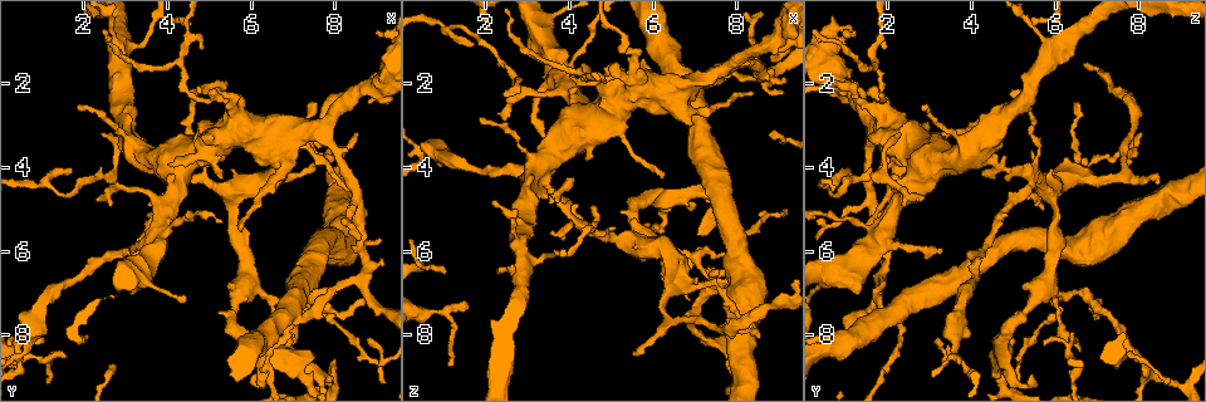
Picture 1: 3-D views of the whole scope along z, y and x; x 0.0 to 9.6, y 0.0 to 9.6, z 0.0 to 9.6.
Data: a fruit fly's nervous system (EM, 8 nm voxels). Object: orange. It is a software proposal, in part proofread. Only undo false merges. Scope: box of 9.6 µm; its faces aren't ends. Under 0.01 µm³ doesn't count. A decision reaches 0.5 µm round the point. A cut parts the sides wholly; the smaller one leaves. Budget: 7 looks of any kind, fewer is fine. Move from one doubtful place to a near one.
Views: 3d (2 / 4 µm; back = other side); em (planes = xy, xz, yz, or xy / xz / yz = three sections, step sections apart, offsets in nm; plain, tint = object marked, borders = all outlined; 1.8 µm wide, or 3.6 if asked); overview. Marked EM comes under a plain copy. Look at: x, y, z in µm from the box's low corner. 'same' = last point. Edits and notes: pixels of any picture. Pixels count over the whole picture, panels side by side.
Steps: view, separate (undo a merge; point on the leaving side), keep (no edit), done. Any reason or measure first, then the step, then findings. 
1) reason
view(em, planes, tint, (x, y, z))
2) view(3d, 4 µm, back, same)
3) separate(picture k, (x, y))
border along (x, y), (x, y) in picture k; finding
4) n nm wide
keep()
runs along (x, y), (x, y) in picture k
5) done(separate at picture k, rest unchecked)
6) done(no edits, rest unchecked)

small branch off a trunk
view(em, planes, tint, (2.80, 1.20, 5.90))

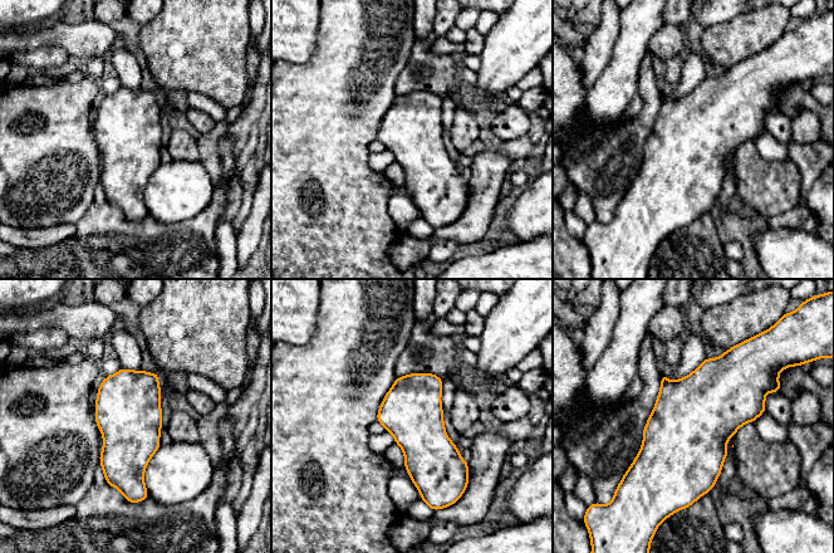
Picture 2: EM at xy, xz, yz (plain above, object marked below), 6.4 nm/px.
keep()
all the same neuron

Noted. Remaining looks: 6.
arms part here
view(em, planes, tint, (4.30, 4.15, 5.45))

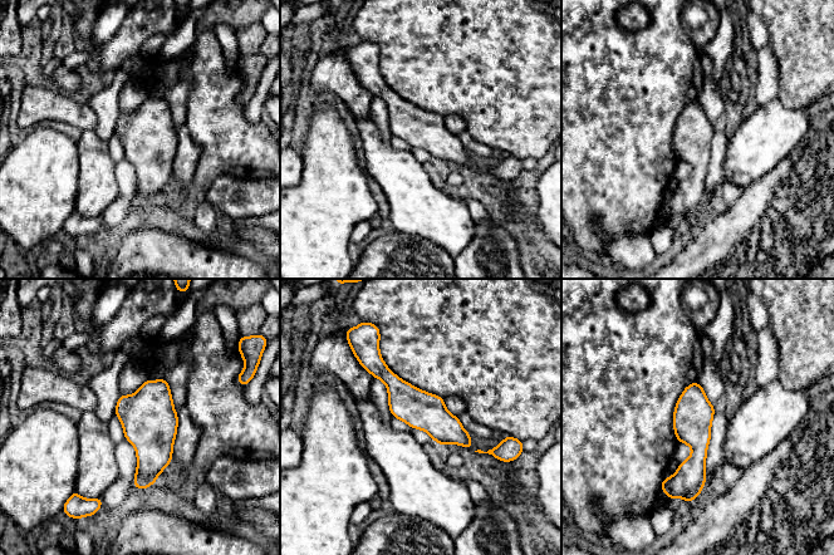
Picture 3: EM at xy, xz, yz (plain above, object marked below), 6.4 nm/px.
keep()
runs along (373, 362), (420, 409), (469, 445) in picture 3; all the same neuron

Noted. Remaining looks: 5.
four arms meet
view(3d, 4 µm, (7.10, 7.50, 2.15))

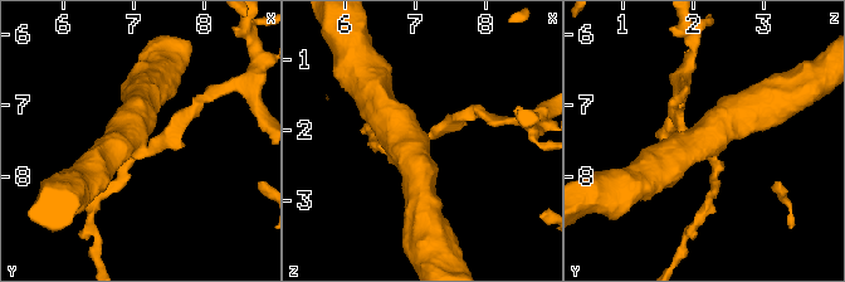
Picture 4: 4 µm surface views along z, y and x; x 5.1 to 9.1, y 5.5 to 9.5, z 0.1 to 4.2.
view(em, planes, tint, (7.05, 7.45, 2.15))

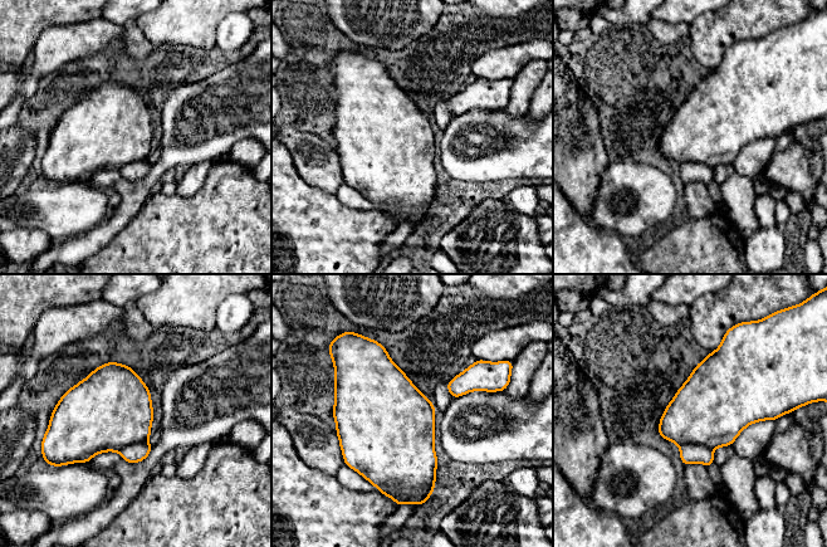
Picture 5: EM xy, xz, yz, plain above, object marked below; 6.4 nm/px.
keep()
one neuron here

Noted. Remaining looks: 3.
done(no edits, rest unchecked)

